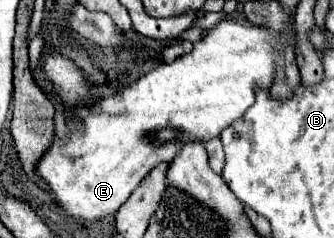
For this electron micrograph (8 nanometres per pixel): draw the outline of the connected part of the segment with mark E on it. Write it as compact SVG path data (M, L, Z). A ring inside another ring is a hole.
M222 19L214 29L210 29L200 41L194 43L194 49L186 55L180 55L168 65L160 65L148 71L138 81L122 87L110 97L102 97L90 107L78 111L84 121L84 131L78 131L70 119L66 139L54 139L50 151L40 159L38 173L50 185L52 199L60 203L66 213L76 219L100 221L118 211L118 207L130 197L134 187L158 165L170 163L174 155L182 149L186 141L206 143L210 139L220 137L224 129L228 129L236 119L240 119L246 109L256 101L256 91L268 91L274 85L278 63L276 59L284 59L284 49L292 47L298 57L298 33L294 23L288 23L284 29L270 29L264 25L252 23L234 23ZM174 127L180 131L178 139L166 143L154 143L152 135Z

